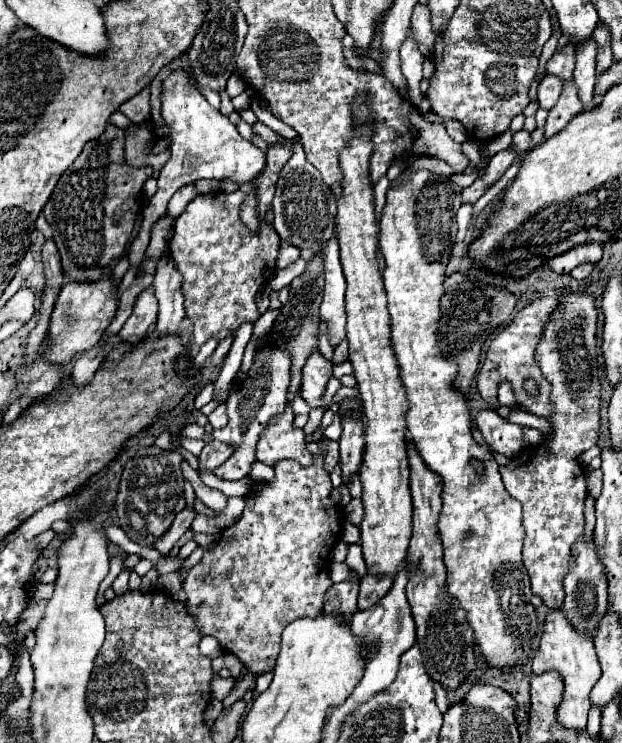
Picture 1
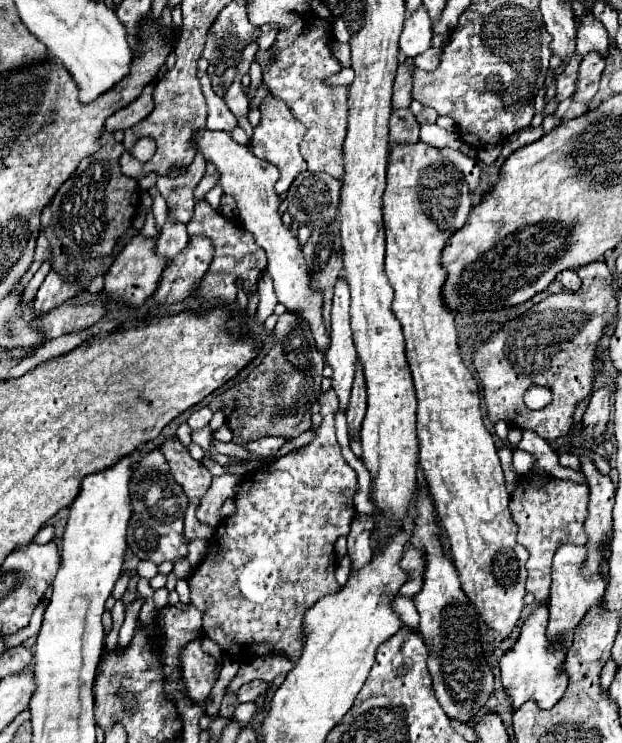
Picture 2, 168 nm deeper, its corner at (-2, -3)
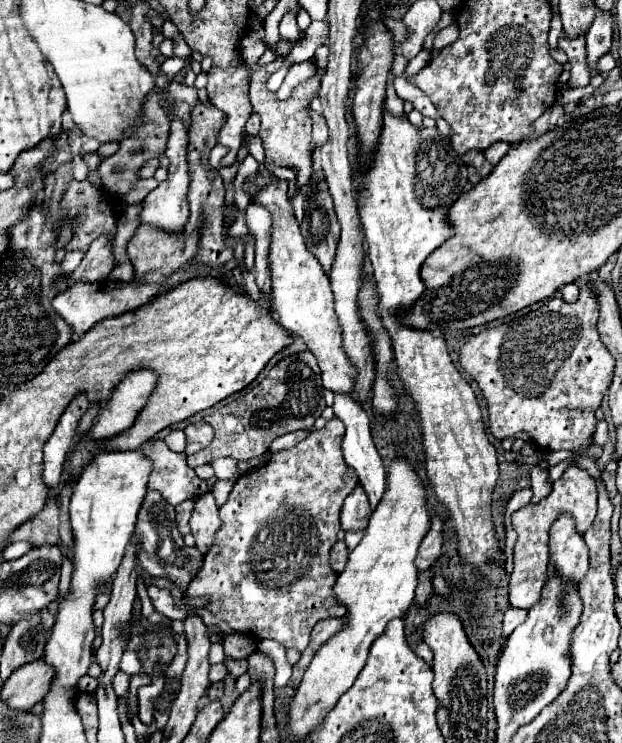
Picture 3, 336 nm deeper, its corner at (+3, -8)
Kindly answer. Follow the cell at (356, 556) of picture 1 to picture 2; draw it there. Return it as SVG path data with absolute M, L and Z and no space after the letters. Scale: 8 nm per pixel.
M397 596L392 603L392 609L399 615L402 624L419 634L420 617L415 605L409 597Z

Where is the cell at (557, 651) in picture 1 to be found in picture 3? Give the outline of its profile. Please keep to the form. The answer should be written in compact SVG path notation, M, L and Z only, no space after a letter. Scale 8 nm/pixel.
M570 515L558 517L550 527L550 555L560 577L582 581L588 571L588 547Z

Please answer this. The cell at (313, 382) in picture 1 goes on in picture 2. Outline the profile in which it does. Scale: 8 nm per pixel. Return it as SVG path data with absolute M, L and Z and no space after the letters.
M327 390L327 392L319 392L317 396L317 402L319 402L319 414L323 416L323 424L315 430L315 440L309 444L309 446L303 446L301 450L295 450L295 452L289 452L285 456L281 456L279 460L275 462L269 462L265 464L263 468L257 468L249 474L249 482L247 482L247 474L243 476L243 482L241 482L241 488L235 496L235 514L225 518L217 530L215 530L215 536L213 536L213 544L207 546L207 556L205 560L195 568L193 576L189 578L189 588L191 588L191 604L201 612L203 616L203 632L209 640L217 642L229 656L235 656L235 658L253 658L253 656L265 656L265 654L283 654L285 658L289 658L291 662L297 660L297 656L301 654L301 620L303 620L303 614L309 610L309 606L313 606L319 598L327 596L327 594L333 594L335 590L339 590L341 586L337 584L335 580L335 558L333 558L333 544L339 536L347 536L349 534L349 522L353 522L355 518L355 506L353 506L353 494L357 490L357 476L353 472L353 468L343 460L341 456L341 448L339 448L339 442L335 438L335 422L333 422L333 416L339 408L339 402L337 402L337 394L333 394L333 390Z

